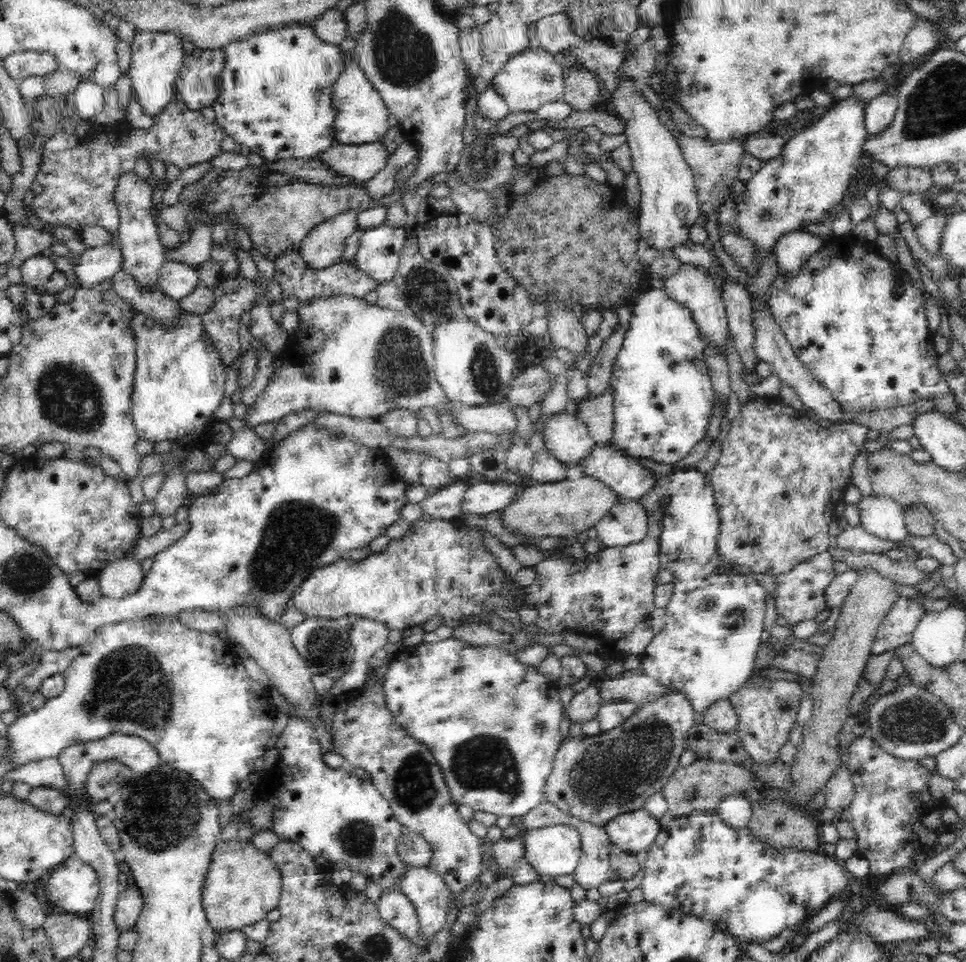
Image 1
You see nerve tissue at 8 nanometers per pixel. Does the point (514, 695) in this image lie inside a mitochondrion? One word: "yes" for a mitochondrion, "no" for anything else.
no

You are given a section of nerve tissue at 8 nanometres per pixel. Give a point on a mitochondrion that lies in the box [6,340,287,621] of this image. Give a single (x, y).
(68, 396)

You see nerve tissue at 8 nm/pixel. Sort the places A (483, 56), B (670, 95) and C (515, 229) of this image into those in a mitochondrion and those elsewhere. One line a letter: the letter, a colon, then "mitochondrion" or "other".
A: other
B: other
C: other

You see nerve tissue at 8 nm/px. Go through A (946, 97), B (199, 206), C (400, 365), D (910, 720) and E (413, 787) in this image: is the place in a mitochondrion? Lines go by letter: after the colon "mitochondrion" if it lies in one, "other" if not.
A: mitochondrion
B: other
C: mitochondrion
D: mitochondrion
E: mitochondrion

